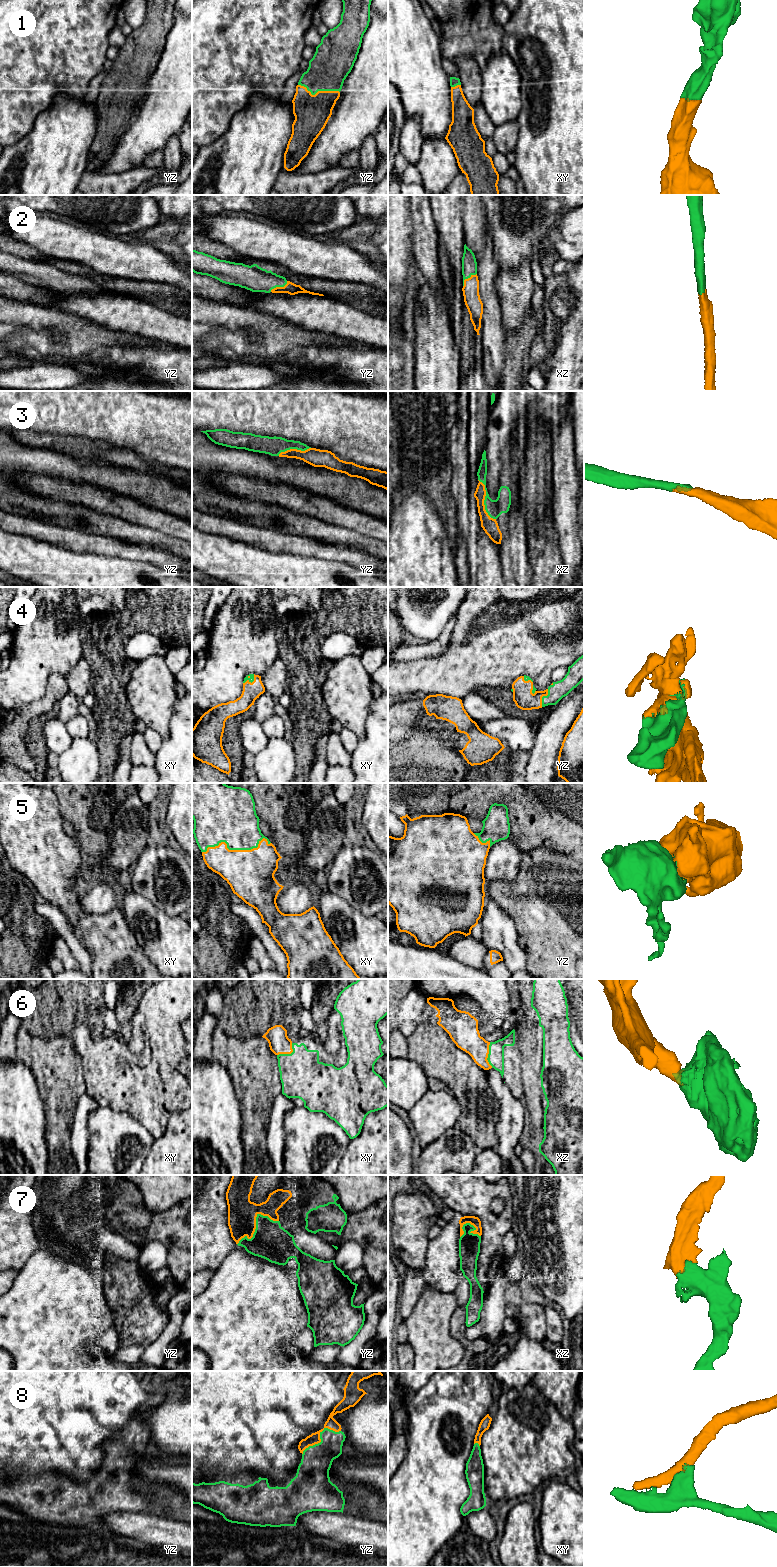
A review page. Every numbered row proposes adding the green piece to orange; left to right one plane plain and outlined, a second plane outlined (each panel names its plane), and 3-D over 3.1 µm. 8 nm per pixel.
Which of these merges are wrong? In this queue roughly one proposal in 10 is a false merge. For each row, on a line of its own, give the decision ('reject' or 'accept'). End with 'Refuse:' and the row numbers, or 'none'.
1: accept
2: accept
3: accept
4: accept
5: accept
6: accept
7: accept
8: accept
Refuse: none

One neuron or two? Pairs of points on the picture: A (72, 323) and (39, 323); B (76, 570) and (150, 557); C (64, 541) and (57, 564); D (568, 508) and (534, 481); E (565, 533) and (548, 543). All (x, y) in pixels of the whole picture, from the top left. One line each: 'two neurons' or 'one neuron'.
A: one neuron
B: two neurons
C: two neurons
D: two neurons
E: two neurons

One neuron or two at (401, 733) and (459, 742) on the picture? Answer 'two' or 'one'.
one

